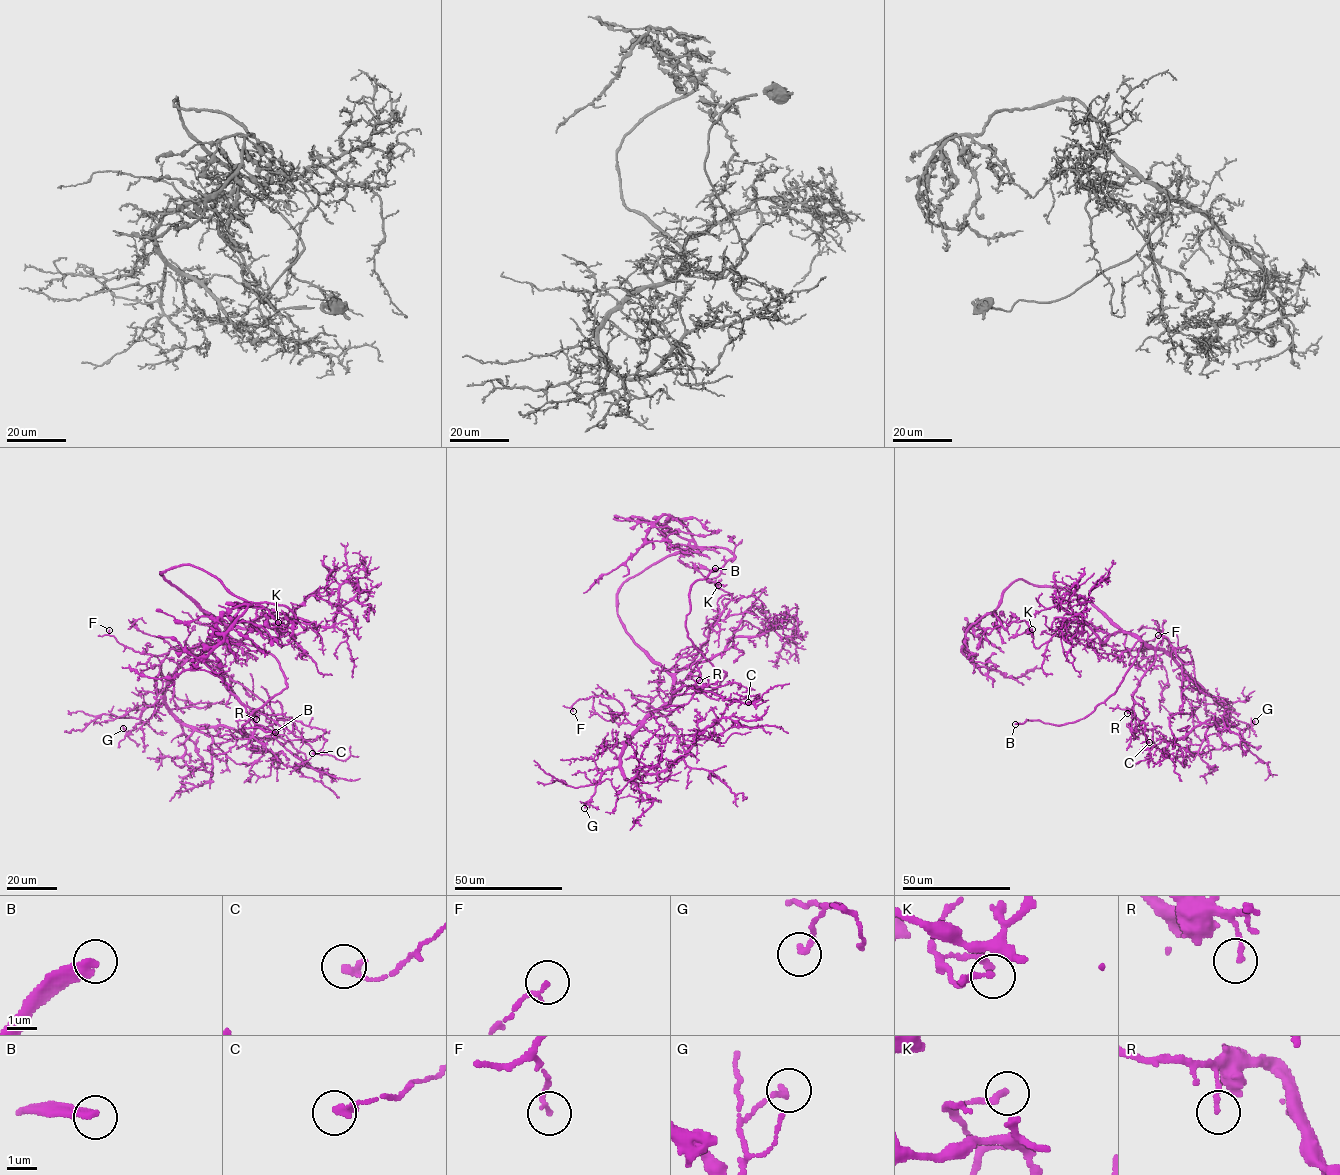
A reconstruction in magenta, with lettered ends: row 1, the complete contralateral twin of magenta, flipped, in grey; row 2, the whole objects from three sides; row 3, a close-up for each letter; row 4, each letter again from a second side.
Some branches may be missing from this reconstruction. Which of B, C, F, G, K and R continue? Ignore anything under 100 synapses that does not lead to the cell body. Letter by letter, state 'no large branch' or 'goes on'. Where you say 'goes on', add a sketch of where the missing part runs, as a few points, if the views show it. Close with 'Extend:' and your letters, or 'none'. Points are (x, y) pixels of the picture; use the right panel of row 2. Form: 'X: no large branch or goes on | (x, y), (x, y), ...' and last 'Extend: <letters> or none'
B: goes on | (1015, 724), (1004, 722), (1001, 716)
C: no large branch
F: no large branch
G: no large branch
K: no large branch
R: no large branch
Extend: B

